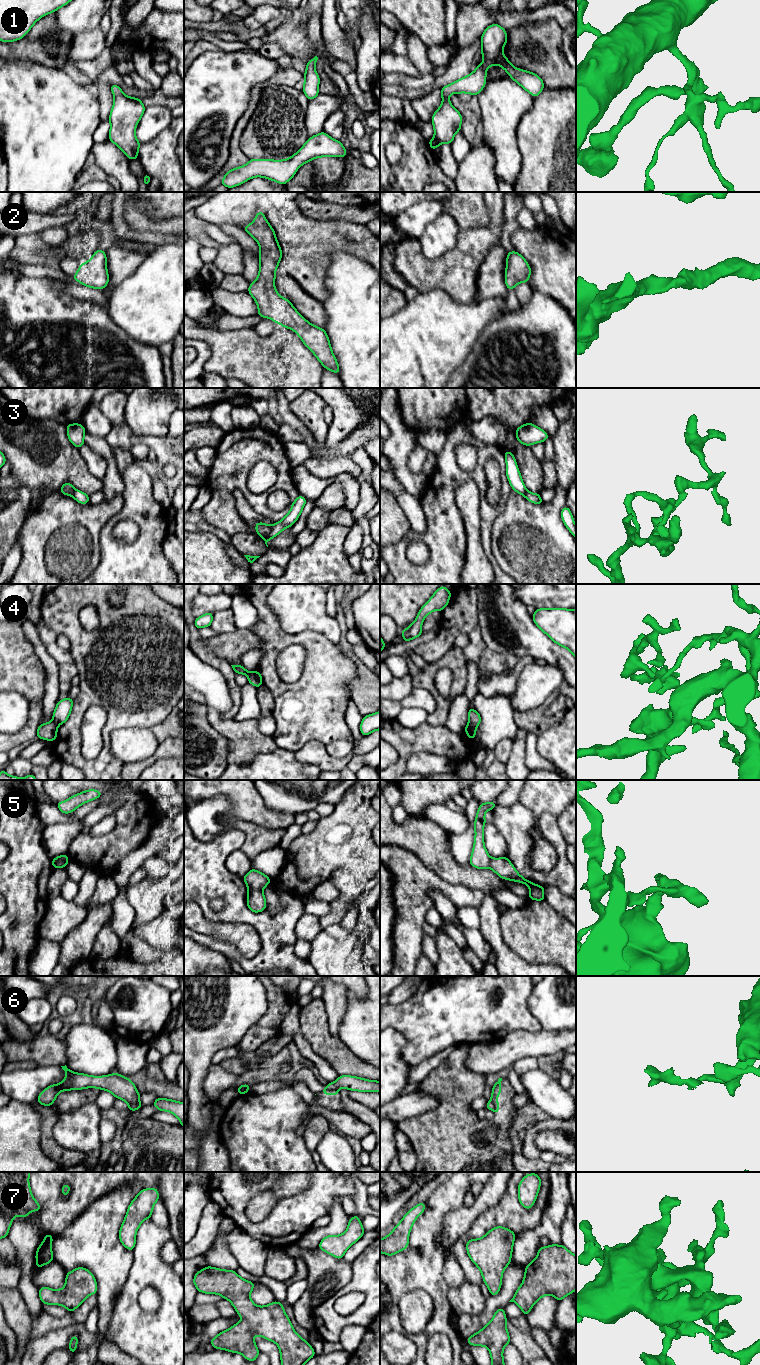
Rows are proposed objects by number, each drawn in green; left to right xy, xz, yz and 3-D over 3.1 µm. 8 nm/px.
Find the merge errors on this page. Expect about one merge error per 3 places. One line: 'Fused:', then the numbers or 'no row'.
Fused: 3, 4, 5, 6

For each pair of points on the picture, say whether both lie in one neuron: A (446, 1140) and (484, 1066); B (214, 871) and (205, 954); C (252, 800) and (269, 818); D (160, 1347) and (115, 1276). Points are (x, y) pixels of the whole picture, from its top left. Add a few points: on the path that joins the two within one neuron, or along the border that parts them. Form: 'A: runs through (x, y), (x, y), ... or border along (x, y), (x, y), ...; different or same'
A: border along (469, 1052), (465, 1065), (485, 1076); different
B: border along (194, 940), (203, 946), (221, 952), (227, 957); different
C: runs through (255, 804), (265, 814); same
D: border along (131, 1265), (128, 1278), (113, 1309); different

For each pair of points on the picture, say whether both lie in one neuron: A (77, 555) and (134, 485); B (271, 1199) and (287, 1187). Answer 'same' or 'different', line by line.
A: different
B: same

